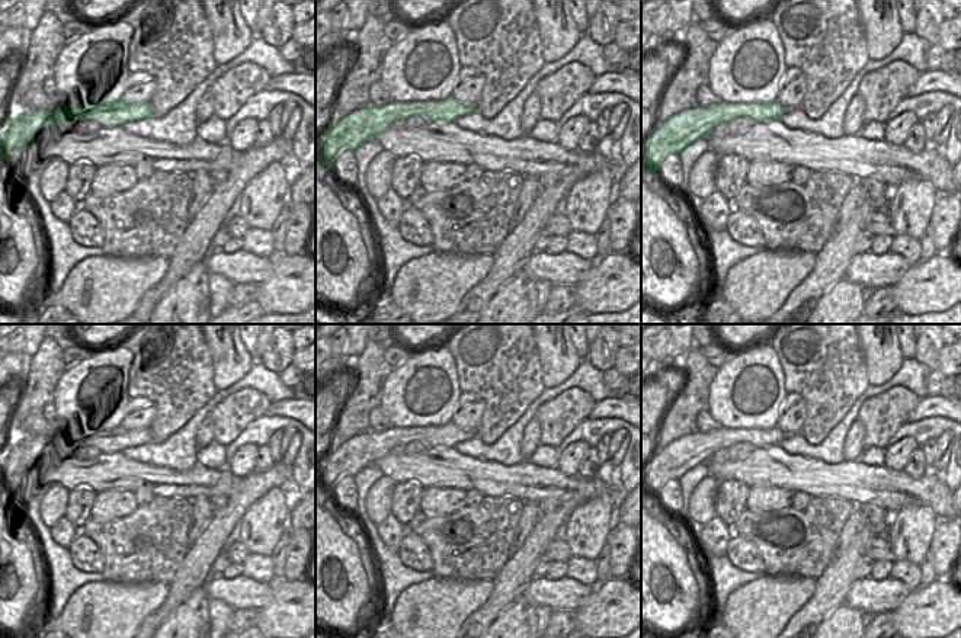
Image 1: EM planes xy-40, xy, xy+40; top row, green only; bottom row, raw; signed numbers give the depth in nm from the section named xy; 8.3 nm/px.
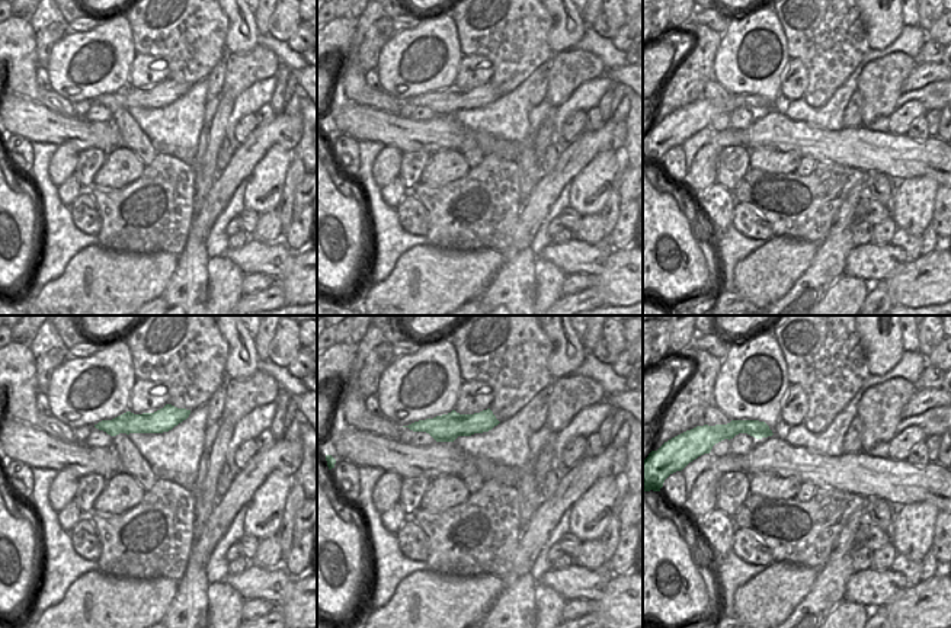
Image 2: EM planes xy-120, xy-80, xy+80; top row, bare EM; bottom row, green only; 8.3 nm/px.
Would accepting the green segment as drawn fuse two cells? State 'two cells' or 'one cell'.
one cell

